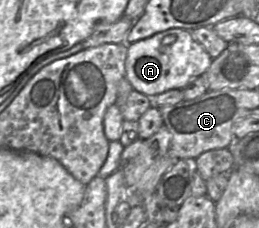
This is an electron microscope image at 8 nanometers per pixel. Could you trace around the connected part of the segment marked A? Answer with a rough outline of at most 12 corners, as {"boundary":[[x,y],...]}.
{"boundary":[[171,28],[128,44],[125,78],[148,97],[183,89],[213,60]]}

